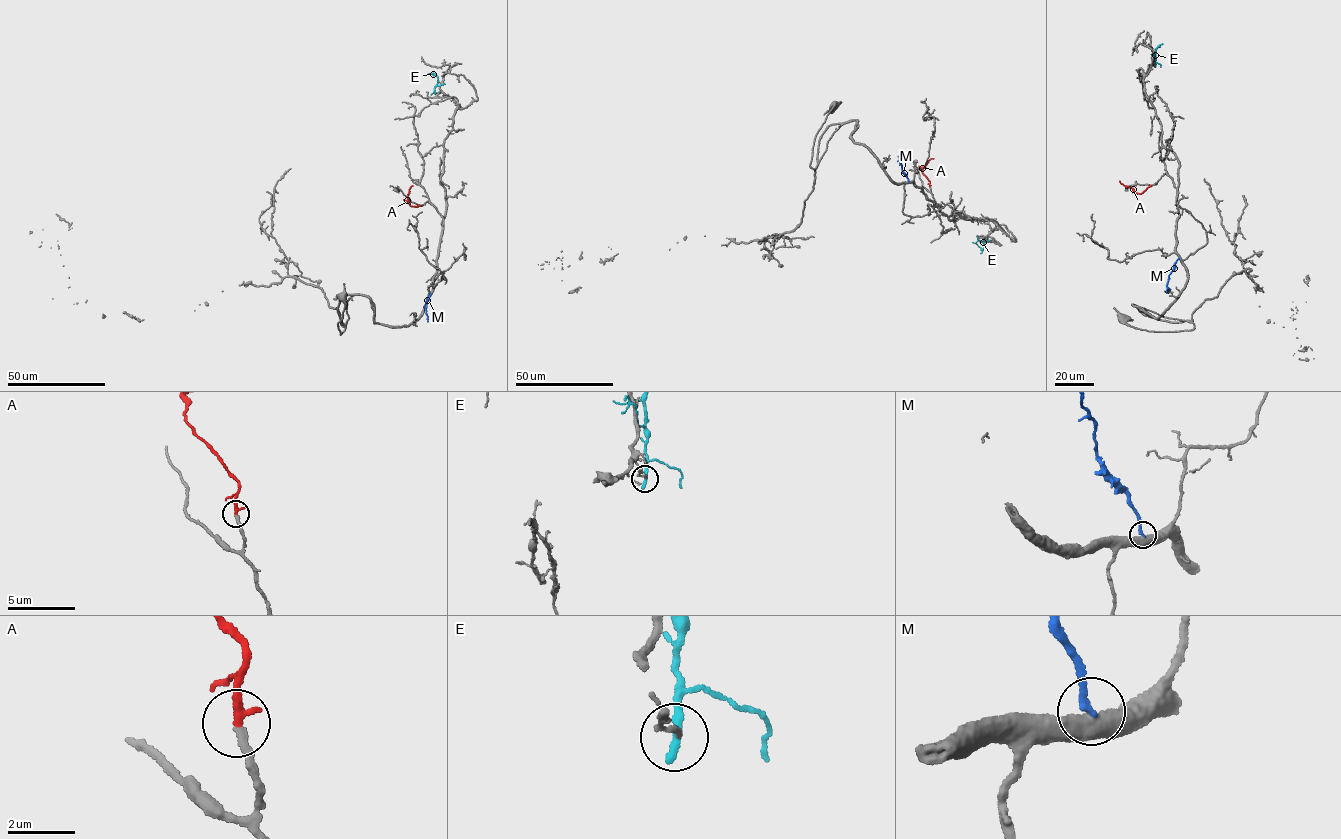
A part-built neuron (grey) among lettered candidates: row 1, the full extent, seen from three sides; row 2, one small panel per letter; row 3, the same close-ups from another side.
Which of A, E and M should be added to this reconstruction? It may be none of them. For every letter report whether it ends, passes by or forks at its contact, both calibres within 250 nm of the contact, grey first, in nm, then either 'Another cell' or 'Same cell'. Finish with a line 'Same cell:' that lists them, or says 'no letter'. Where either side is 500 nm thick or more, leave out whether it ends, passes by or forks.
A: It ends there. Thickness 220 nm (grey) against 280 nm. Same cell
E: It ends there. Thickness 110 nm (grey) against 320 nm. Another cell
M: Thickness 500 nm (grey) against 220 nm. Another cell
Same cell: A

